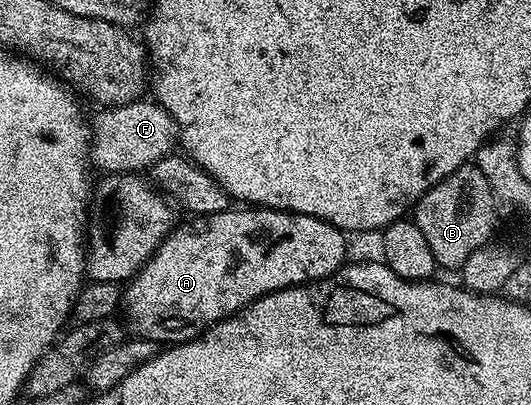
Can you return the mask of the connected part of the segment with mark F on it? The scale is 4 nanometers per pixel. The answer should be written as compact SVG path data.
M152 99L113 105L100 111L94 121L94 144L90 157L105 174L135 173L151 170L158 159L169 156L178 141L178 130L172 116Z

